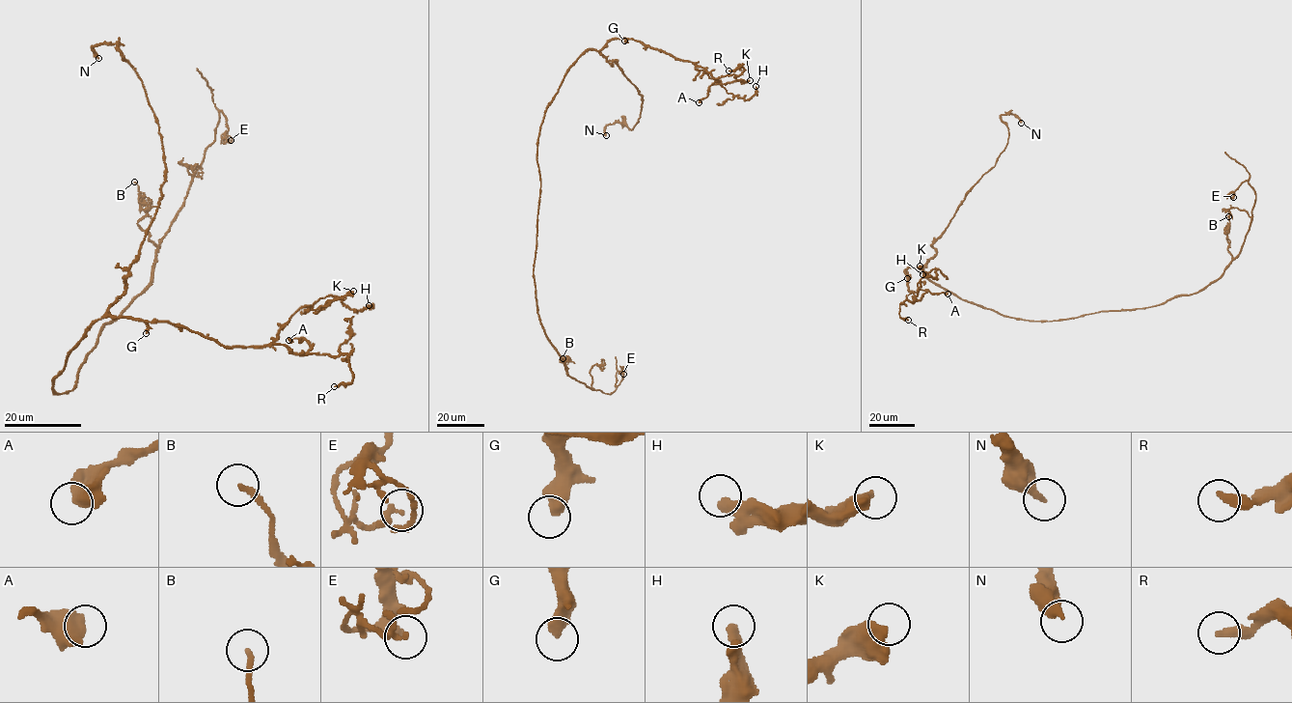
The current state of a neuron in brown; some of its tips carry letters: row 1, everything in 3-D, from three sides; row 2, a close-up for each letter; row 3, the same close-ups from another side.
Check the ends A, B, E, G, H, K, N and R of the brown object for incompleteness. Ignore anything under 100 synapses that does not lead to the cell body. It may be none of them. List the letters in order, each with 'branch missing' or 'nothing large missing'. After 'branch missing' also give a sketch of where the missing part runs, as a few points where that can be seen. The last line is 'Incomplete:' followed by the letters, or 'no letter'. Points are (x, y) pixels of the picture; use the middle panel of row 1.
A: nothing large missing
B: nothing large missing
E: nothing large missing
G: nothing large missing
H: nothing large missing
K: nothing large missing
N: nothing large missing
R: nothing large missing
Incomplete: no letter

